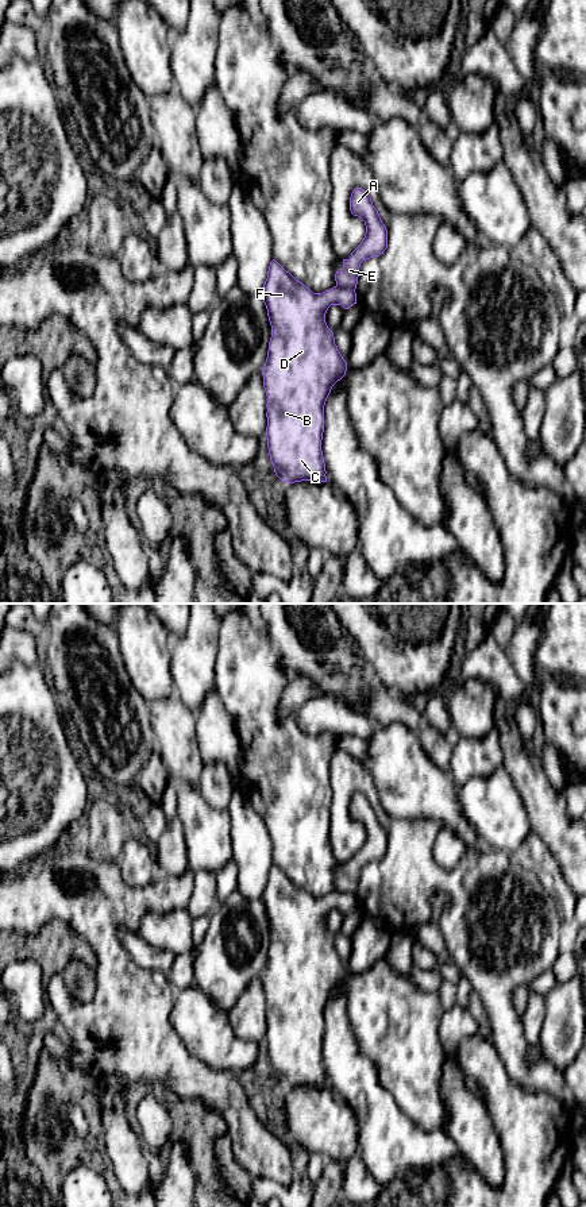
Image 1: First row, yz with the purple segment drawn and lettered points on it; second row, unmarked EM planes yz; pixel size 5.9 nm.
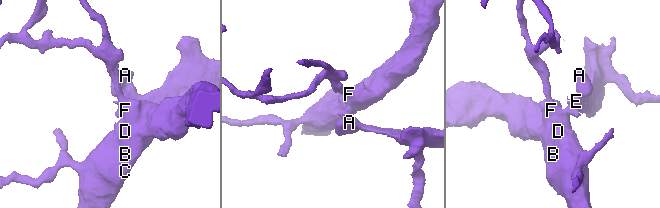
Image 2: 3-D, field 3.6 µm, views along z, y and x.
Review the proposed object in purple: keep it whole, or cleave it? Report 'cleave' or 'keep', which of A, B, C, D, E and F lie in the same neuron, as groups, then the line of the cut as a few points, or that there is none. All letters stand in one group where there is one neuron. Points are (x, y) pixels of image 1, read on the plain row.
cleave; groups A E / B C D F; cut yz (336, 890), (354, 895)

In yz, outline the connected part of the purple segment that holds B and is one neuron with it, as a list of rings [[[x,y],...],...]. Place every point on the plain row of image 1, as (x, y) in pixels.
[[[273,864],[261,901],[271,930],[262,980],[267,1000],[266,1042],[274,1077],[288,1088],[327,1087],[321,1056],[324,1010],[332,991],[346,980],[347,967],[335,949],[334,937],[325,928],[325,918],[331,910],[348,914],[356,909],[356,898],[340,891],[313,898]]]

